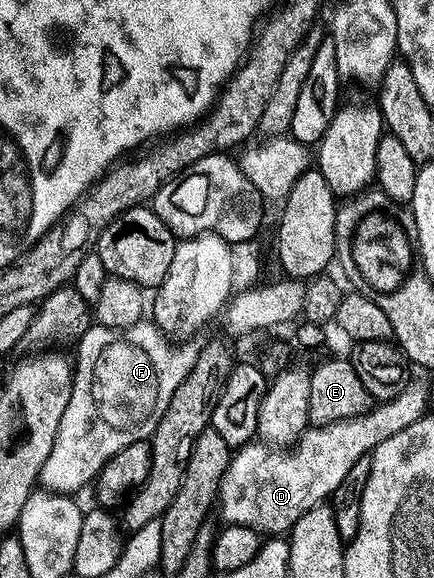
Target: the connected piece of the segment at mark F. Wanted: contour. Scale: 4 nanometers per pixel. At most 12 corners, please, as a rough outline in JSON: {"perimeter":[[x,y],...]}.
{"perimeter":[[88,328],[40,470],[77,493],[148,440],[201,347]]}

